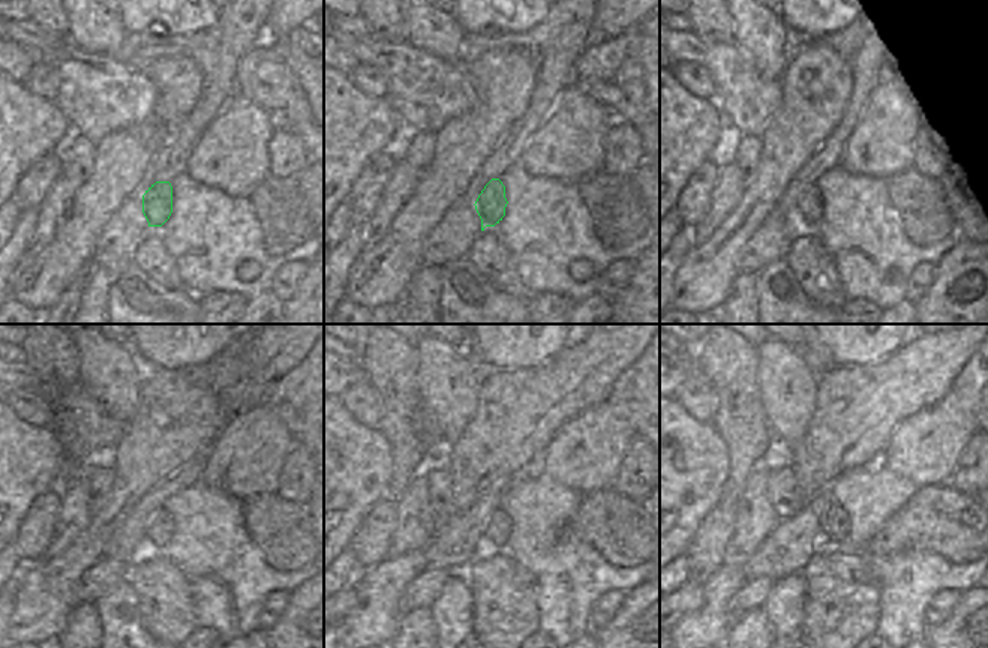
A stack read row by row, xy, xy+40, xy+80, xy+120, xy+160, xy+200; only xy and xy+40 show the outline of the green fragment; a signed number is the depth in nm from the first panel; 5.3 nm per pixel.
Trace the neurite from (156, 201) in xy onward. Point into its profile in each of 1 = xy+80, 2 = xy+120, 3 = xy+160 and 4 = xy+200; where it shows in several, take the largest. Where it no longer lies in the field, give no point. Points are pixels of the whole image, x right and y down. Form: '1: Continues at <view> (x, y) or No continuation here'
1: Continues at xy+80 (813, 203)
2: Continues at xy+120 (161, 527)
3: Continues at xy+160 (498, 528)
4: Continues at xy+200 (837, 522)

